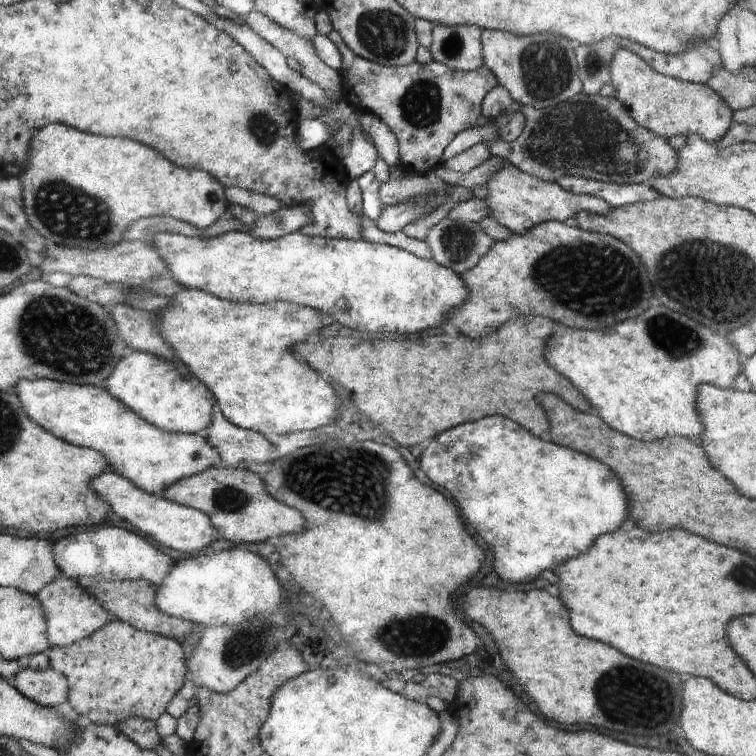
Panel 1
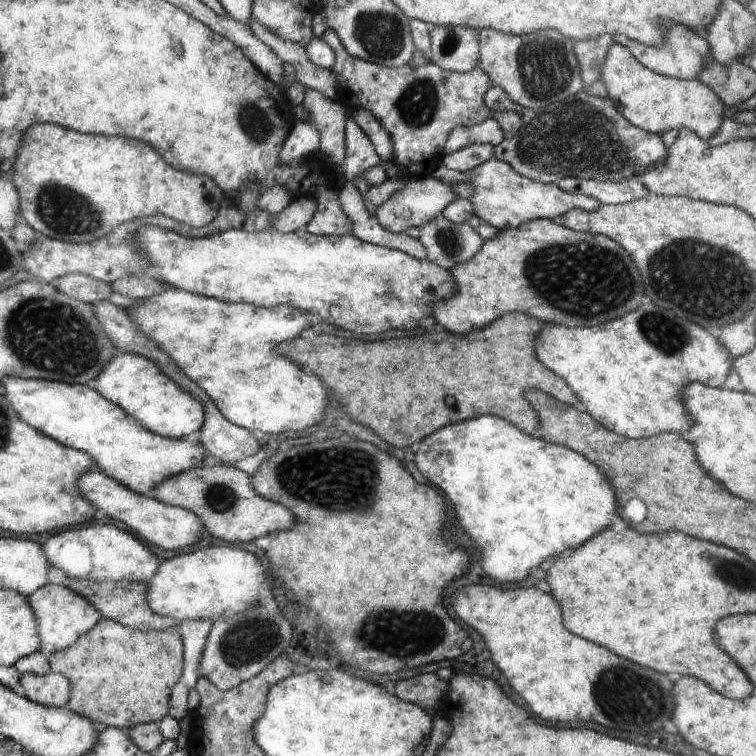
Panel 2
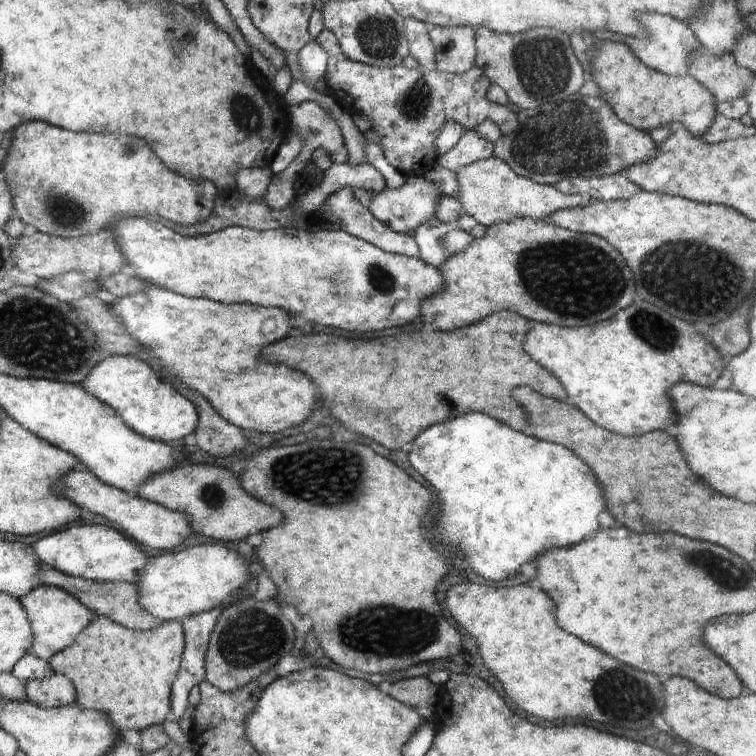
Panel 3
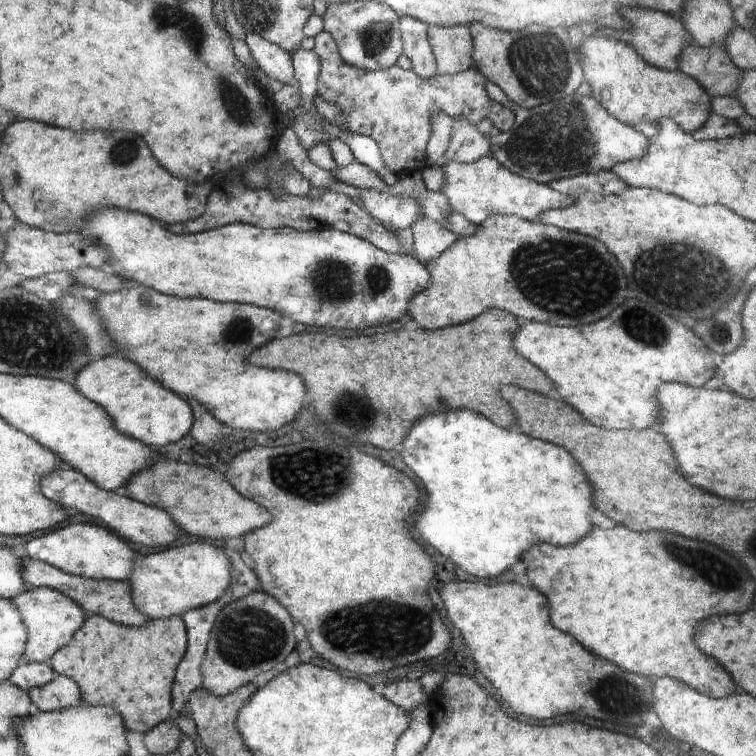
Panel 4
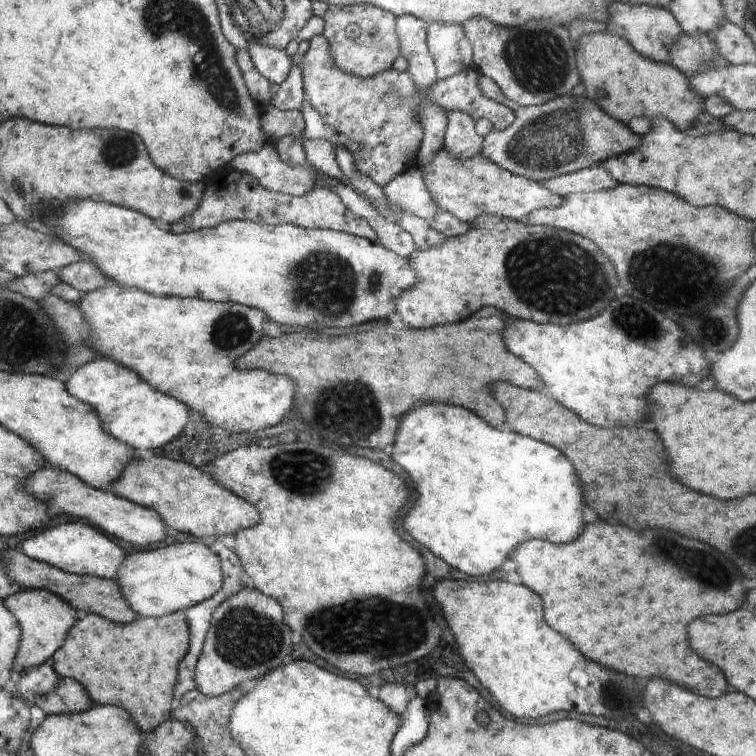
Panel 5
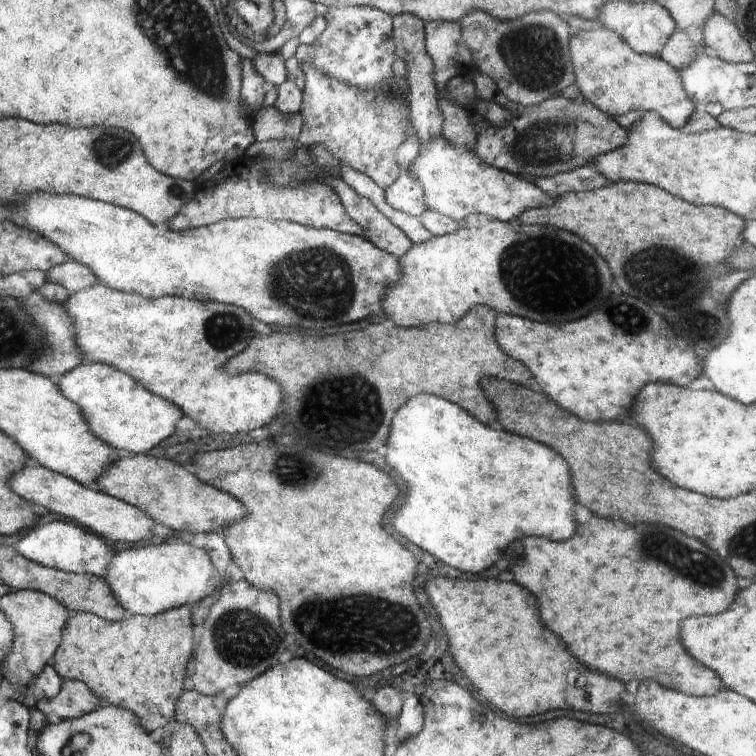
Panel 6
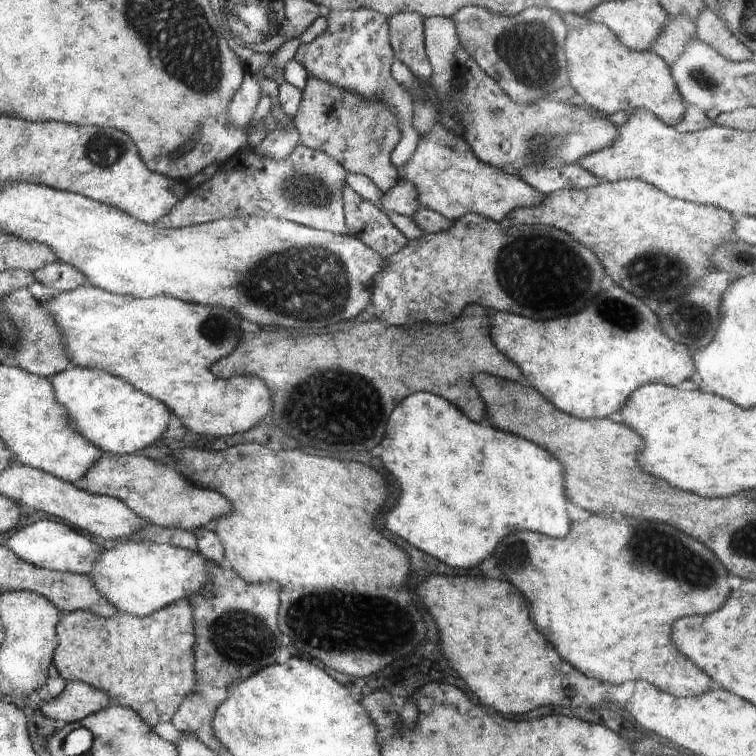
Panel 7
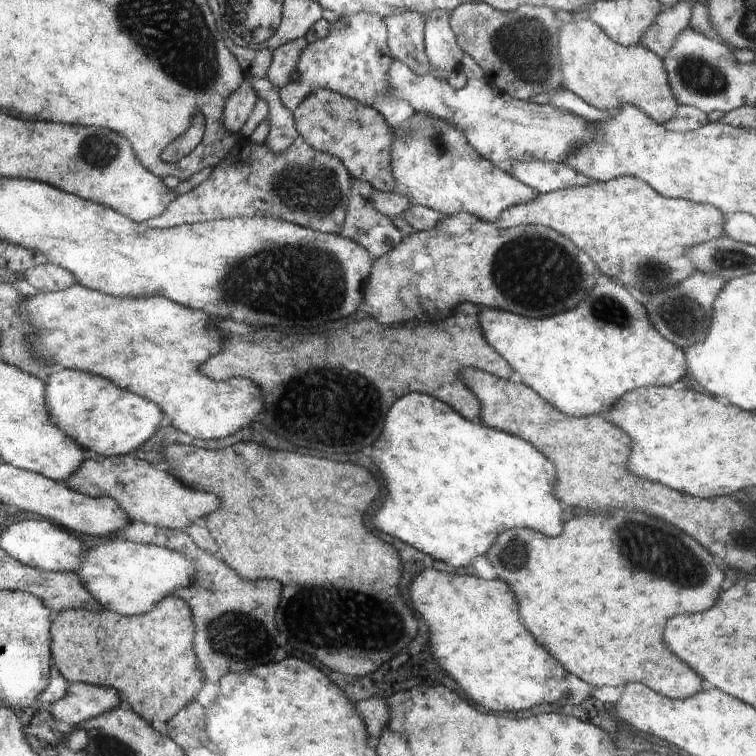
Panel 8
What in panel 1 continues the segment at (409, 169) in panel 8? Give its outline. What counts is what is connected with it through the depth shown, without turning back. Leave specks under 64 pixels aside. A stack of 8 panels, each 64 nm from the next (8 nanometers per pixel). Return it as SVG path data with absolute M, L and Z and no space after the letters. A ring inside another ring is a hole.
M506 164L498 174L494 174L488 182L488 212L500 226L508 228L516 234L526 234L534 226L540 226L542 222L560 221L570 225L576 225L576 214L586 211L592 214L608 216L613 207L604 202L604 199L592 195L578 195L564 190L559 182L540 180L532 174L526 174L518 170L514 165Z

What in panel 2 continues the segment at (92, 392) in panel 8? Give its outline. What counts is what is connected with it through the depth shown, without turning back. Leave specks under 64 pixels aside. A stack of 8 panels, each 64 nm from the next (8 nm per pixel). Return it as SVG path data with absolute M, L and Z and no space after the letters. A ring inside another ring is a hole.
M116 353L91 386L104 398L118 404L146 430L164 438L184 438L198 432L204 424L204 406L176 382L172 382L172 378L168 378L160 366L140 354Z

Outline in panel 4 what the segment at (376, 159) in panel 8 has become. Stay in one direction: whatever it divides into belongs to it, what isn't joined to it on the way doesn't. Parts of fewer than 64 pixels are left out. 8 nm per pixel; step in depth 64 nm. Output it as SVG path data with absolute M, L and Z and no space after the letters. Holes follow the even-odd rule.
M326 31L320 32L314 37L314 52L320 58L320 74L318 78L317 94L322 100L332 102L338 110L342 110L342 118L349 122L349 129L359 134L370 136L380 148L384 166L397 175L412 176L428 168L426 161L426 144L432 134L432 117L436 114L446 114L454 120L461 120L461 125L476 127L482 120L488 119L493 122L497 132L507 133L513 130L515 125L514 112L509 108L497 103L487 94L487 78L476 67L471 67L463 73L434 74L432 78L424 80L414 74L412 69L404 69L398 64L387 69L364 72L354 66L344 64L340 58L334 38Z

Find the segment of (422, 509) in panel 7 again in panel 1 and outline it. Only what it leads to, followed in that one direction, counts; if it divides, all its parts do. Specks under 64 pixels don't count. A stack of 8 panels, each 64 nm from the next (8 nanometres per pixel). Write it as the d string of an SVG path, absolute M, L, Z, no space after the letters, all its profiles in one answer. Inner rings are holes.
M488 416L438 434L434 444L424 448L420 464L434 484L444 486L454 496L462 518L488 544L494 572L508 582L528 582L546 568L584 554L596 536L616 530L628 510L620 478L612 472L610 480L610 470L602 461L536 437L502 416Z

